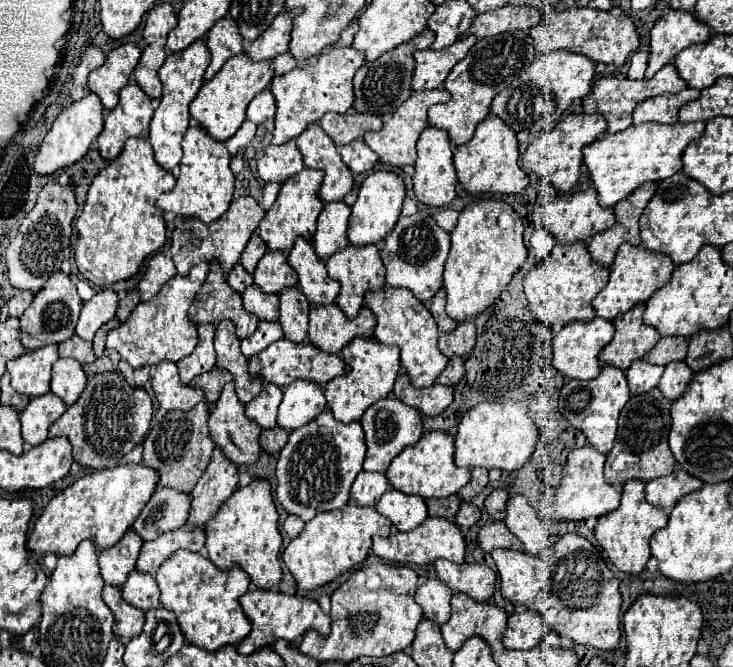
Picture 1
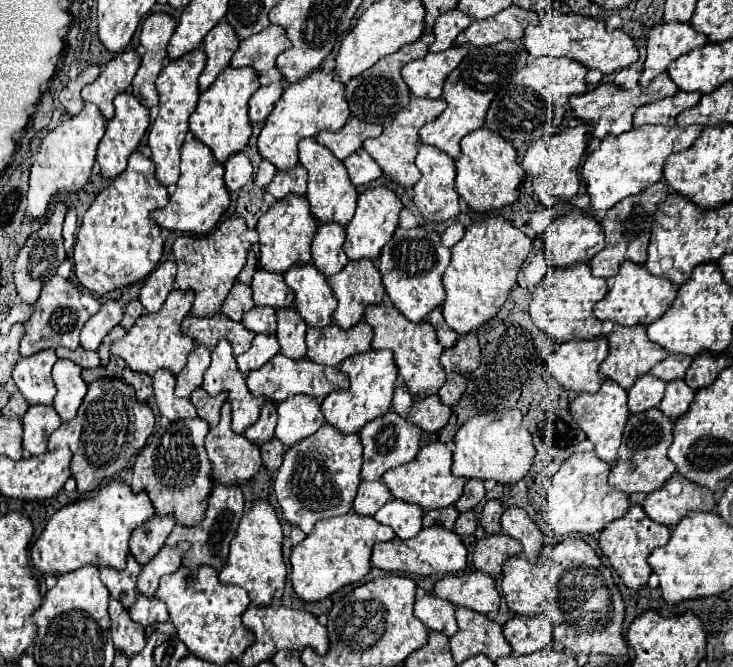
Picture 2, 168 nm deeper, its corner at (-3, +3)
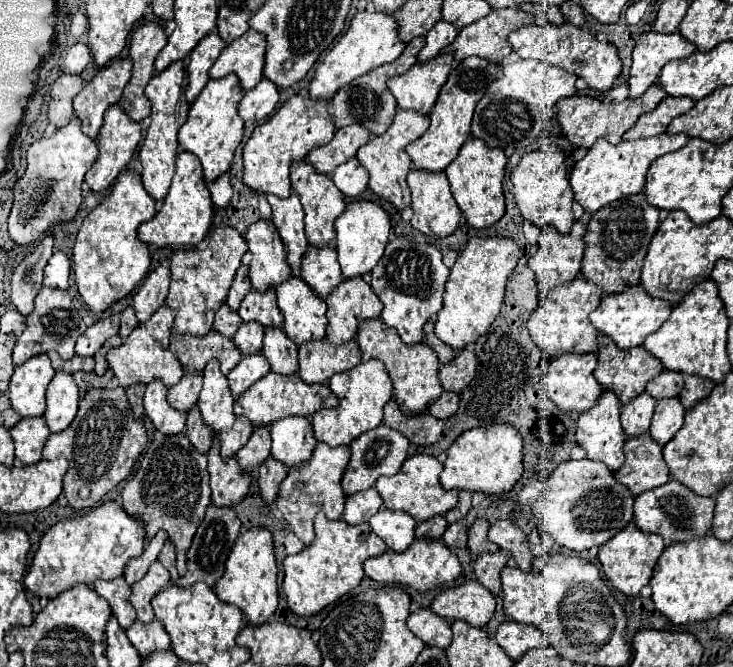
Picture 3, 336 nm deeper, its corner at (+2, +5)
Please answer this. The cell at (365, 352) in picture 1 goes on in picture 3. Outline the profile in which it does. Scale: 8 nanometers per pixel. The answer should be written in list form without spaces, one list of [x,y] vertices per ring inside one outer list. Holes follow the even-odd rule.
[[[378,359],[362,361],[354,369],[334,375],[328,387],[338,397],[338,407],[322,409],[314,413],[312,427],[314,427],[316,441],[326,443],[330,447],[350,445],[358,435],[378,427],[382,423],[382,409],[392,399],[392,381],[384,369],[384,363]]]

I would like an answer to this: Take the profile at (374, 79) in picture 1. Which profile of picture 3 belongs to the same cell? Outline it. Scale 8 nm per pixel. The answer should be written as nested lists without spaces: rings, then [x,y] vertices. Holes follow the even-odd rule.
[[[424,37],[412,39],[406,45],[406,49],[402,51],[402,55],[394,63],[382,65],[382,67],[378,67],[378,69],[374,69],[374,71],[370,71],[370,73],[366,73],[366,75],[362,75],[358,79],[354,79],[346,87],[342,87],[334,95],[332,107],[330,107],[332,109],[332,121],[334,121],[334,125],[336,127],[346,127],[346,125],[358,123],[358,125],[366,127],[372,135],[382,135],[390,127],[390,123],[394,121],[394,115],[396,115],[396,99],[394,99],[394,95],[390,95],[390,91],[386,87],[386,81],[390,77],[406,73],[416,63],[416,55],[422,49],[422,45],[424,45]]]

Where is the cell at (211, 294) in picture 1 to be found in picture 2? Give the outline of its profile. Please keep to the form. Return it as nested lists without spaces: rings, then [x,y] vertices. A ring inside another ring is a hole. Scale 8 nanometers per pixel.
[[[221,311],[211,317],[187,315],[181,327],[185,335],[193,337],[197,343],[207,345],[209,349],[213,349],[219,339],[229,339],[233,345],[233,355],[245,353],[255,337],[249,329],[243,329],[241,321],[231,321],[229,317],[223,317]]]

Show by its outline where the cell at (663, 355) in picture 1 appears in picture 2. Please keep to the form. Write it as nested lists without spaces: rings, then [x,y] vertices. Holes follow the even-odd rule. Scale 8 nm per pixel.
[[[669,353],[669,357],[659,361],[659,365],[655,365],[655,369],[651,369],[651,373],[665,381],[685,377],[685,371],[691,365],[691,361],[693,361],[693,357],[675,357],[675,353]]]

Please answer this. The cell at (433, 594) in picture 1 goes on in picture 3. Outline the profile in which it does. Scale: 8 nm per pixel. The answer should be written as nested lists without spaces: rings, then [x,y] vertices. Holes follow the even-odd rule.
[[[418,609],[408,617],[408,629],[424,641],[428,647],[440,647],[446,649],[452,643],[452,631],[450,623],[446,619],[440,619],[430,609]]]

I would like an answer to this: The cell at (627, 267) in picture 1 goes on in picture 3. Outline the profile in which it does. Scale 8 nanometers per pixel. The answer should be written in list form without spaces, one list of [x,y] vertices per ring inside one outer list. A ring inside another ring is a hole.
[[[636,285],[636,287],[628,287],[624,293],[620,295],[608,295],[602,299],[602,303],[598,305],[596,311],[590,313],[590,321],[592,325],[608,335],[618,349],[630,349],[630,347],[638,347],[644,343],[644,339],[658,331],[662,327],[662,323],[666,323],[666,319],[670,317],[670,305],[666,305],[662,299],[652,299],[650,295],[646,295],[646,291]]]

